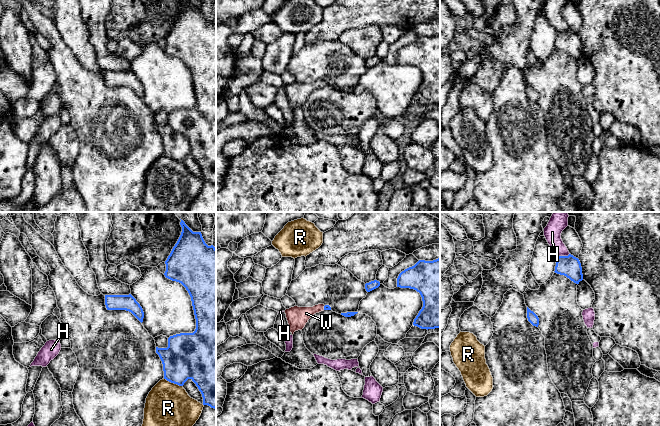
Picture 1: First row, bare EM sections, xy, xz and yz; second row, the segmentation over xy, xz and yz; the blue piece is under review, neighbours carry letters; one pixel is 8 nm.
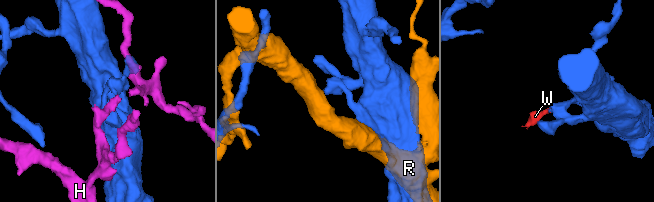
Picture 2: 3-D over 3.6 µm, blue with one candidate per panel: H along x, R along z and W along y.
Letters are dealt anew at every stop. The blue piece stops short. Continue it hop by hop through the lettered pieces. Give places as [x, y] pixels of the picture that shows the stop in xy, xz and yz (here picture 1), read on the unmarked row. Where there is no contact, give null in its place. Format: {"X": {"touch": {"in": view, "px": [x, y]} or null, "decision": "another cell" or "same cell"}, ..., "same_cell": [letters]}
{"H": {"touch": {"in": "yz", "px": [563, 32]}, "decision": "another cell"}, "R": {"touch": {"in": "xy", "px": [173, 158]}, "decision": "another cell"}, "W": {"touch": {"in": "xz", "px": [324, 83]}, "decision": "same cell"}, "same_cell": ["W"]}

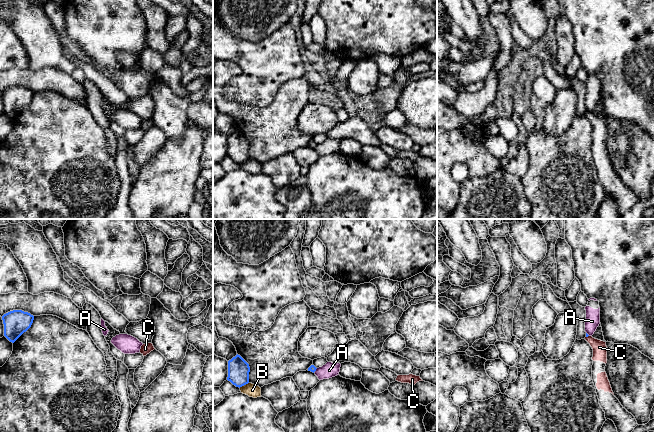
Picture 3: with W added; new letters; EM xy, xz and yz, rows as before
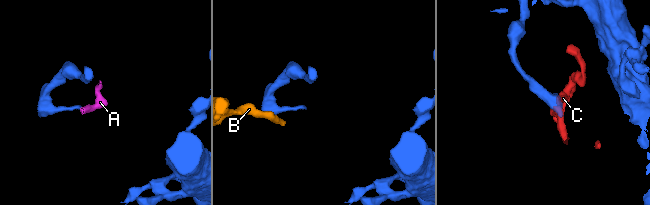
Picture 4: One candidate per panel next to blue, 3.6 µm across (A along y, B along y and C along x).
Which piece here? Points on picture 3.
{"A": {"touch": {"in": "xz", "px": [315, 146]}, "decision": "another cell"}, "B": {"touch": {"in": "xz", "px": [243, 161]}, "decision": "another cell"}, "C": {"touch": {"in": "yz", "px": [587, 112]}, "decision": "another cell"}, "same_cell": []}

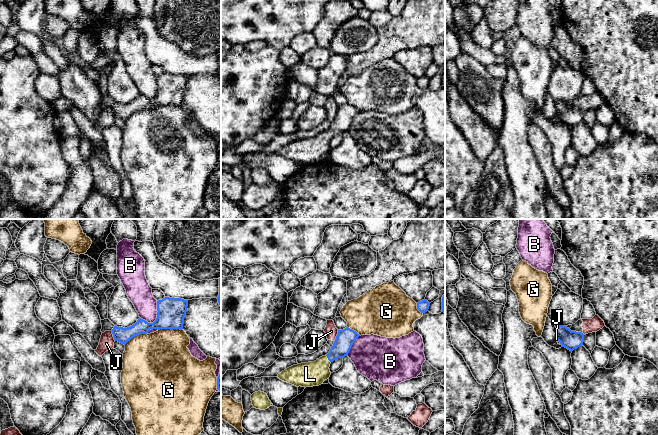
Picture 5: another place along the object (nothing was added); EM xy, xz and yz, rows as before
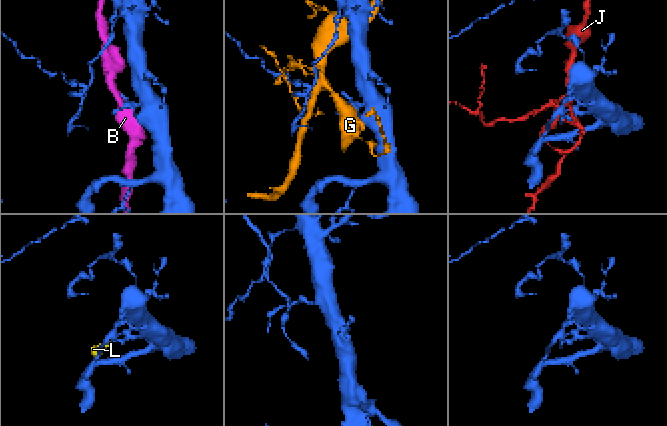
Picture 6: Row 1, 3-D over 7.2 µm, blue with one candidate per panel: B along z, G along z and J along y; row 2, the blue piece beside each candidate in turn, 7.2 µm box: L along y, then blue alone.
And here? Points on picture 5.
{"B": {"touch": {"in": "xy", "px": [157, 93]}, "decision": "another cell"}, "G": {"touch": {"in": "xy", "px": [170, 104]}, "decision": "another cell"}, "J": {"touch": {"in": "xz", "px": [336, 112]}, "decision": "another cell"}, "L": {"touch": {"in": "xz", "px": [328, 135]}, "decision": "same cell"}, "same_cell": ["L"]}

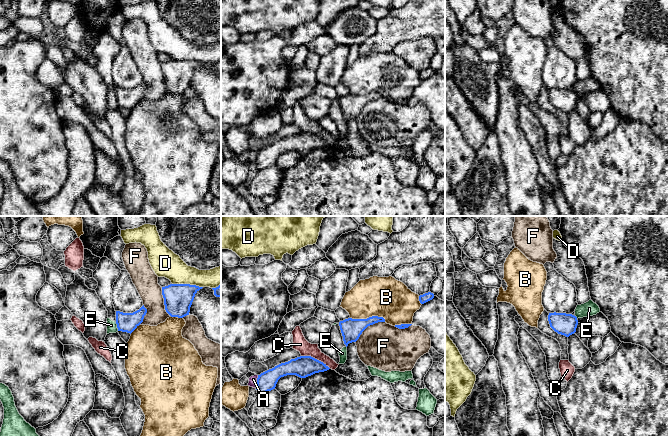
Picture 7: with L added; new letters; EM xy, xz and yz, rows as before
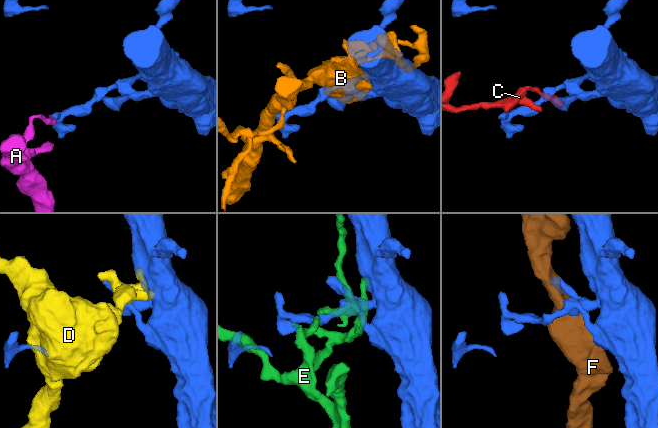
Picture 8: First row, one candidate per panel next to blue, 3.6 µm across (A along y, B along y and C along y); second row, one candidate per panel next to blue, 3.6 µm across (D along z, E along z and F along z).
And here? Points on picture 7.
{"A": {"touch": {"in": "xz", "px": [257, 157]}, "decision": "another cell"}, "B": {"touch": {"in": "xz", "px": [368, 94]}, "decision": "another cell"}, "C": {"touch": {"in": "xz", "px": [316, 135]}, "decision": "another cell"}, "D": {"touch": {"in": "xy", "px": [187, 60]}, "decision": "another cell"}, "E": {"touch": {"in": "xy", "px": [117, 102]}, "decision": "another cell"}, "F": {"touch": {"in": "xz", "px": [368, 101]}, "decision": "another cell"}, "same_cell": []}

